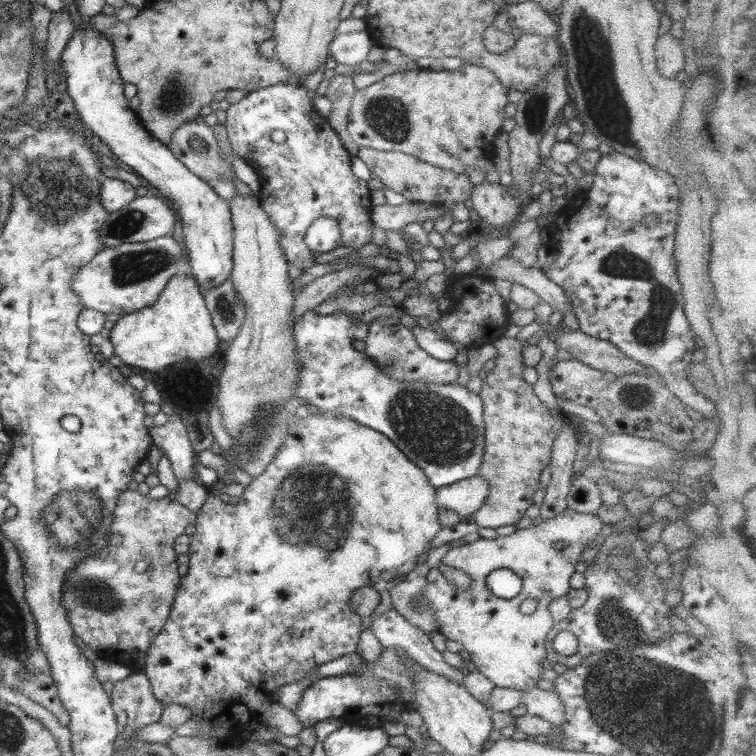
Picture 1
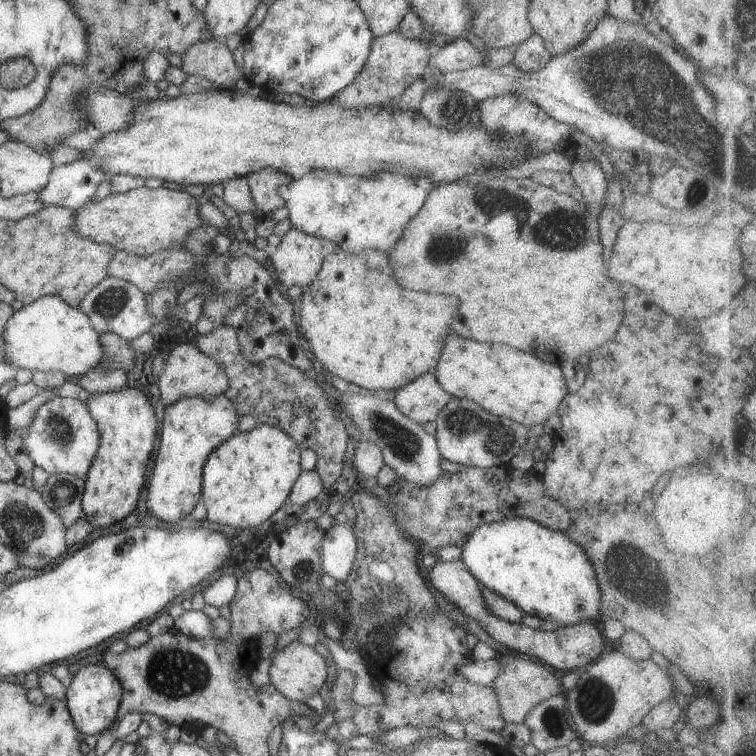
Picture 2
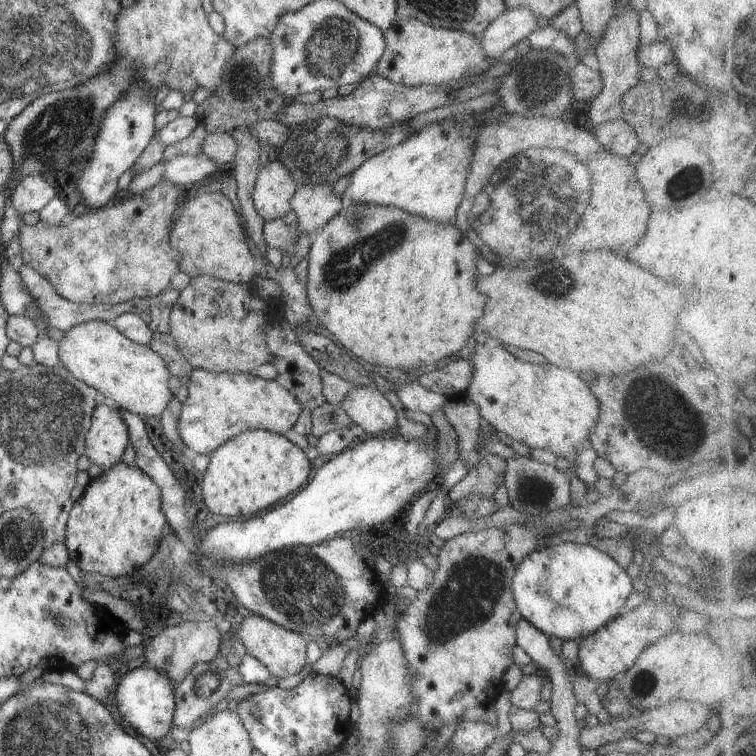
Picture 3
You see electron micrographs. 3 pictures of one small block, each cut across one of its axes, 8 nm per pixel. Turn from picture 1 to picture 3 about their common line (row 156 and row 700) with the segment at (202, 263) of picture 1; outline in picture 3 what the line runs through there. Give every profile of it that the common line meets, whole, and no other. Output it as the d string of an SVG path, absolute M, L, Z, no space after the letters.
M142 666L126 673L120 682L116 682L116 706L122 717L140 735L150 740L162 740L173 728L172 718L176 710L174 692L176 686L168 680L166 674Z

